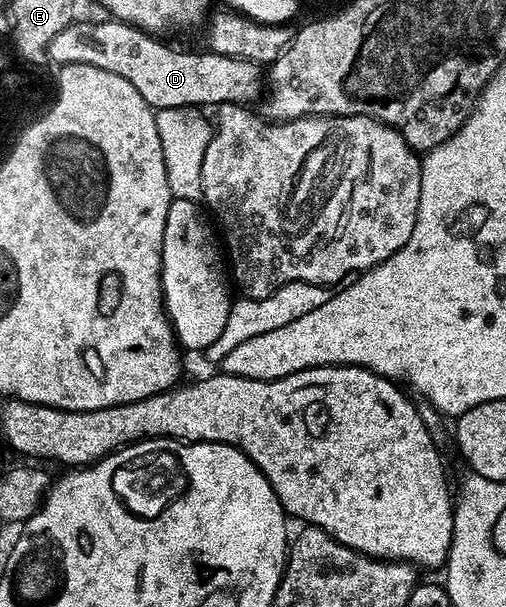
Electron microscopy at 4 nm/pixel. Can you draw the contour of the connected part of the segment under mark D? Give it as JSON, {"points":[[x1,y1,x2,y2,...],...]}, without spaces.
{"points":[[103,19,107,20,99,20,96,24,73,22,65,26,65,30,49,42,47,60,55,66,88,64,109,70,109,74,125,78,125,82,129,82,129,86,133,86,133,90,137,90,137,94,141,94,141,98,145,98,155,110,203,106,199,104,247,106,252,103,250,100,260,99,261,85,265,80,260,65,210,50,182,52,179,48,162,44,159,41,162,39,126,24,124,20]]}

